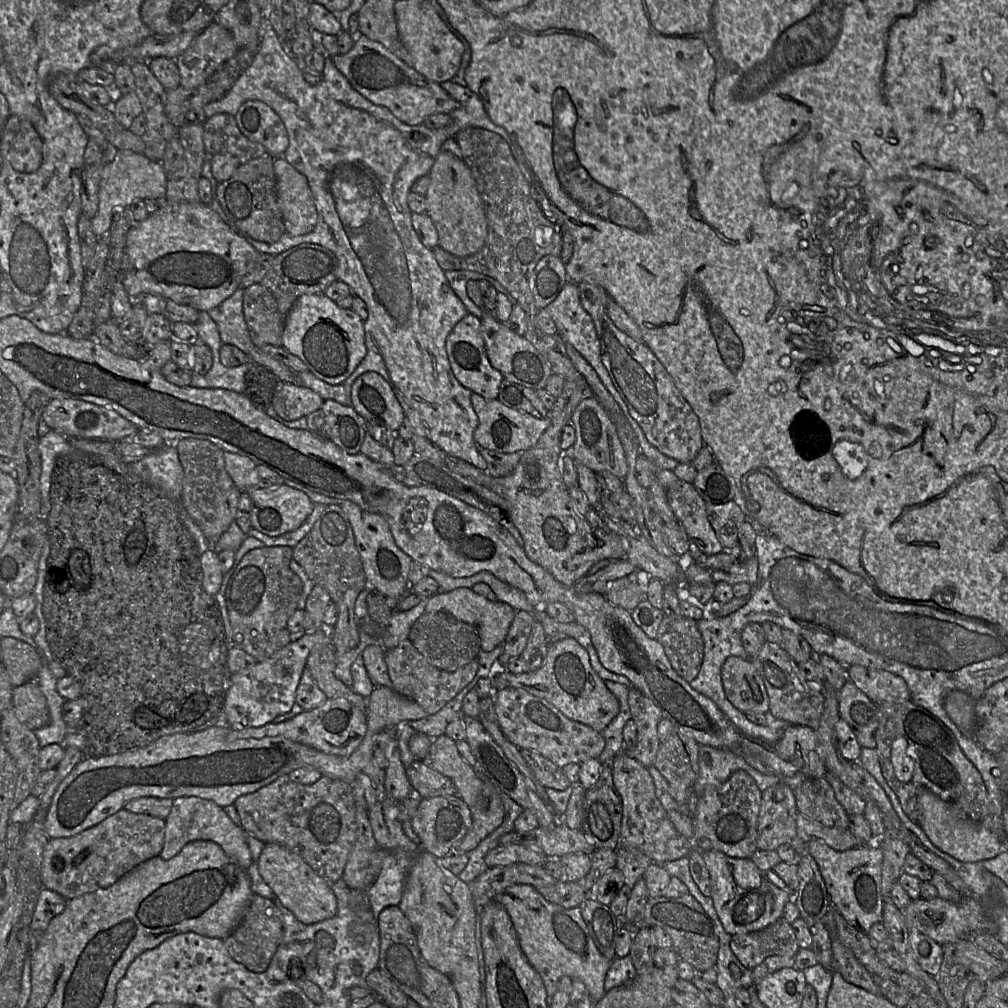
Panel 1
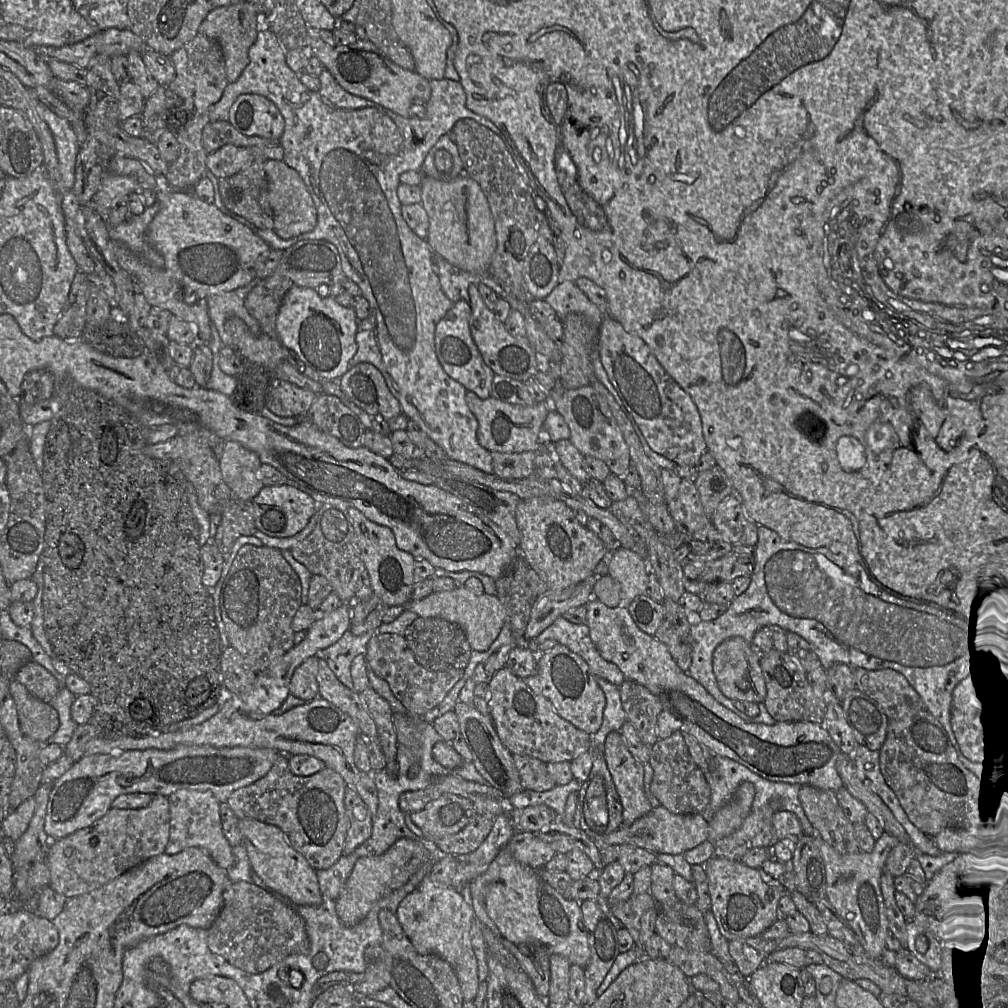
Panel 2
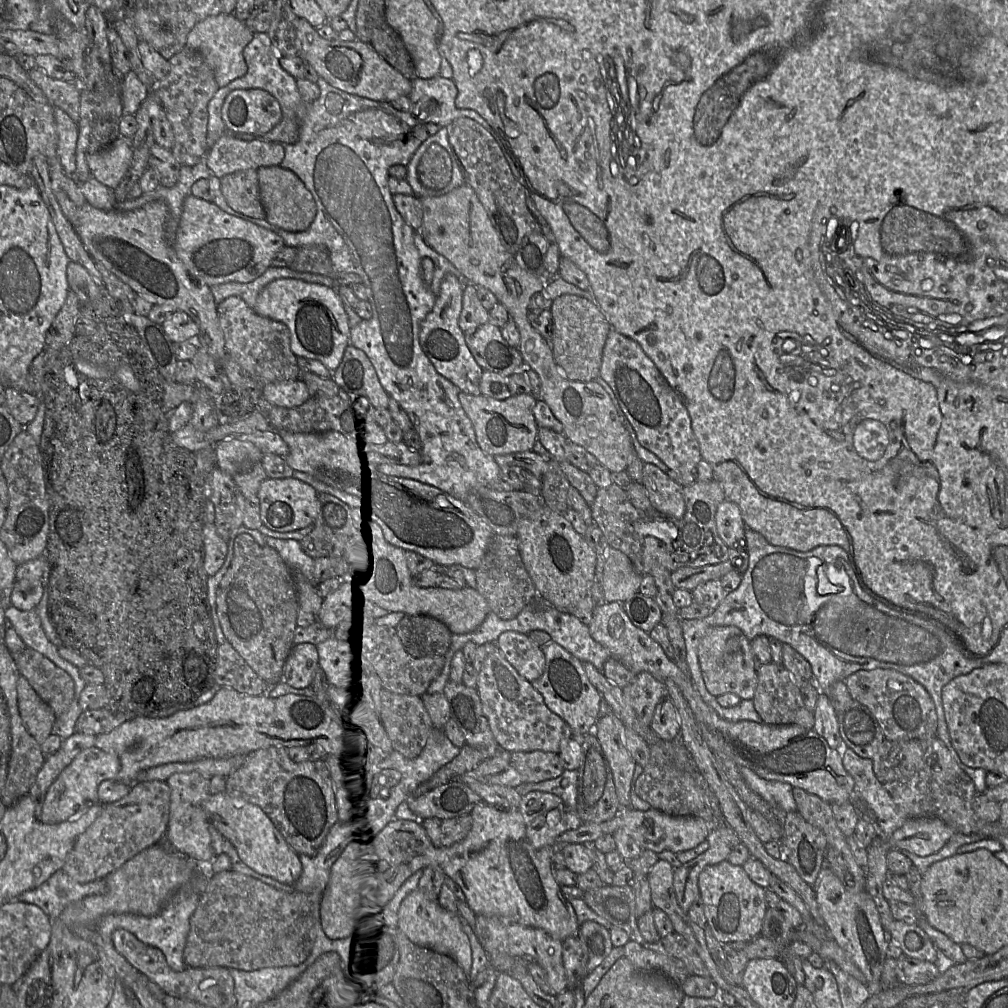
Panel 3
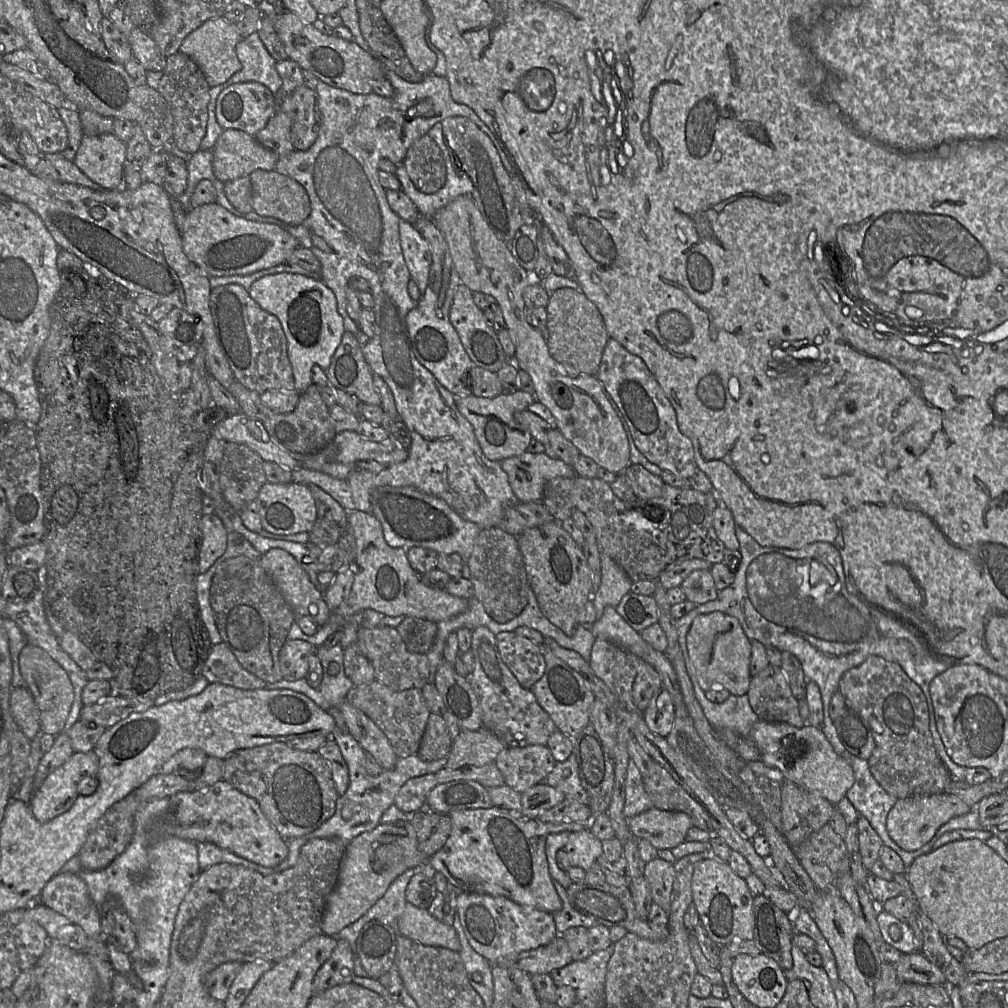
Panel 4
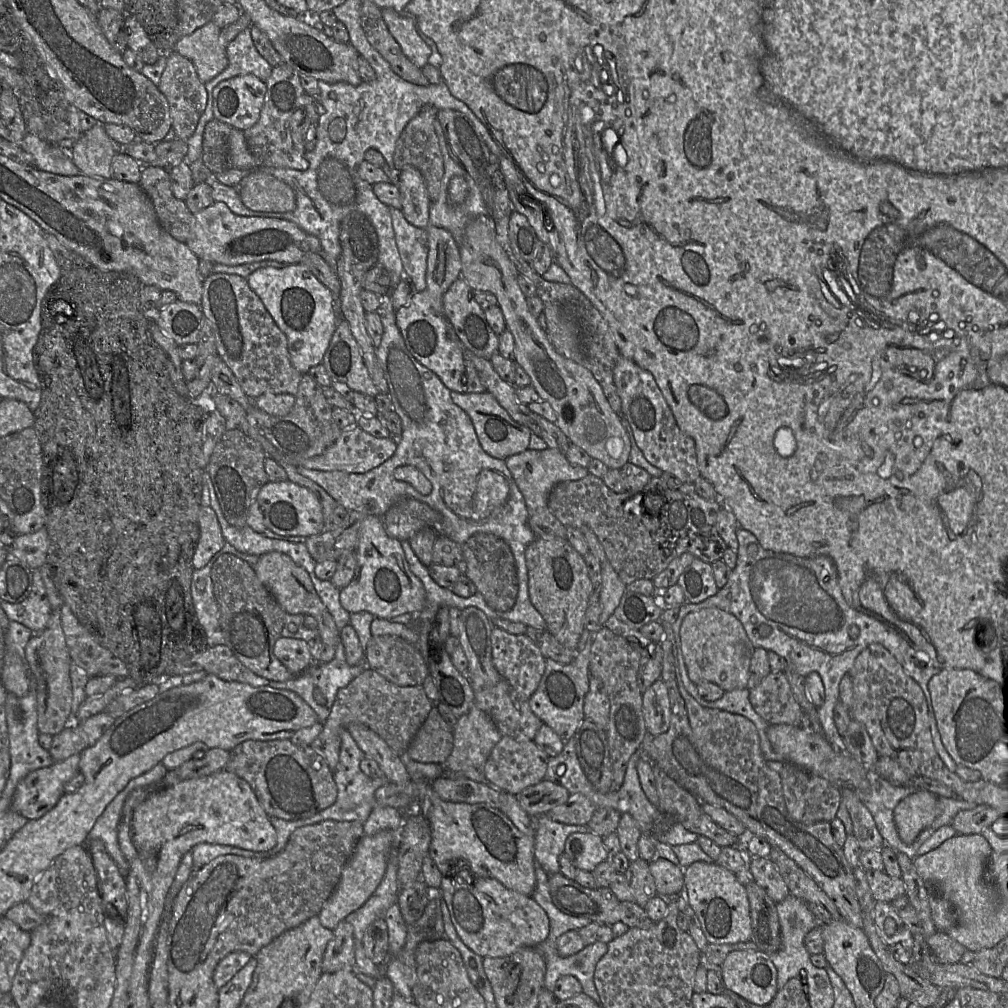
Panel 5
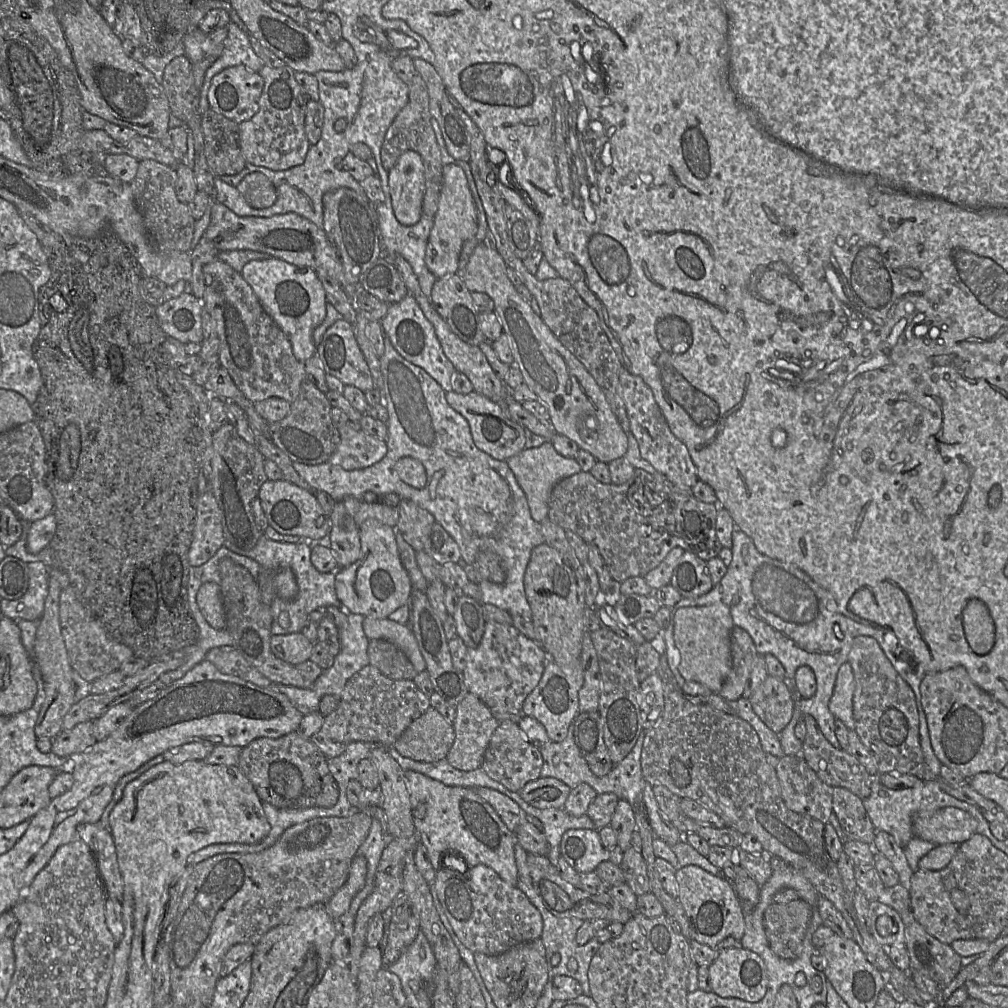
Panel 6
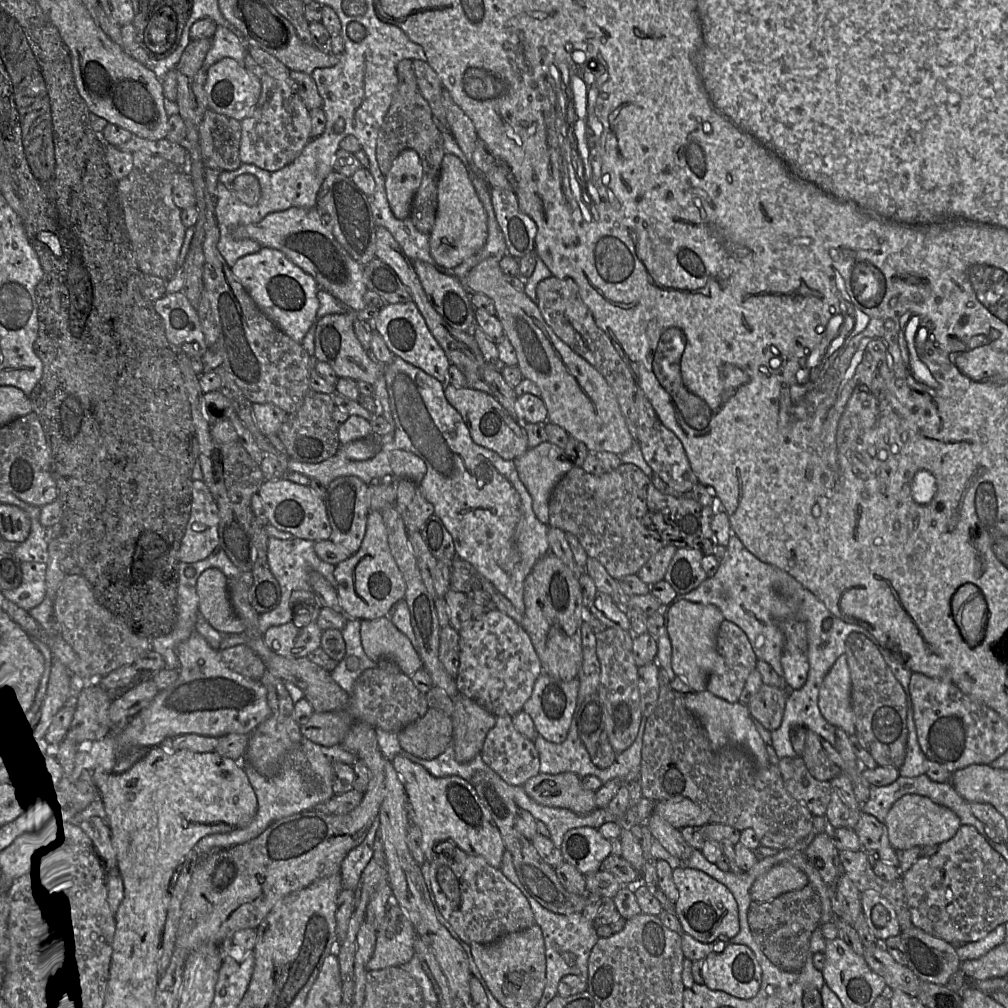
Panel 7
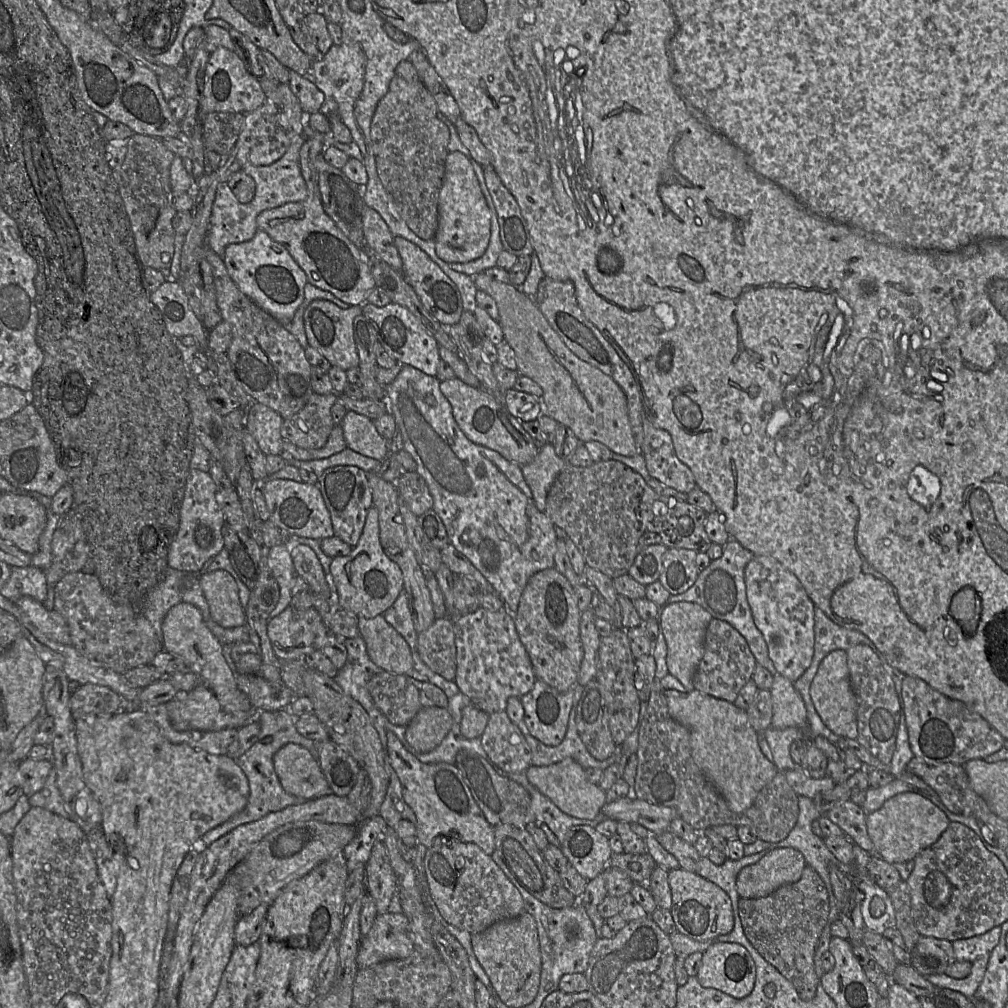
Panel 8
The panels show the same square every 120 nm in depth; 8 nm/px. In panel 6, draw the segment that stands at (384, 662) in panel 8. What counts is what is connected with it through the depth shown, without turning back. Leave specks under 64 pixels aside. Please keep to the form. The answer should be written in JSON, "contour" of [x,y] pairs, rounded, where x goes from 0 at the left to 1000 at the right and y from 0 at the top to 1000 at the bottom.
{"contour":[[[362,612],[360,626],[366,635],[380,634],[394,641],[405,652],[414,667],[422,666],[422,656],[406,620],[385,613]]]}

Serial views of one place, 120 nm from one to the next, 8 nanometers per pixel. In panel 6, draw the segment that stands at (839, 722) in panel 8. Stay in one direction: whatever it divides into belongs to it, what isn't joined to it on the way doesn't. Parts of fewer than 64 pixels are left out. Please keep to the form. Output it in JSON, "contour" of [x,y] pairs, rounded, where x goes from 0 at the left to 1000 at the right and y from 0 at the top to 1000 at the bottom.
{"contour":[[[842,657],[835,659],[831,665],[822,704],[828,713],[835,715],[842,724],[848,724],[846,709],[846,688],[848,685],[847,670]]]}

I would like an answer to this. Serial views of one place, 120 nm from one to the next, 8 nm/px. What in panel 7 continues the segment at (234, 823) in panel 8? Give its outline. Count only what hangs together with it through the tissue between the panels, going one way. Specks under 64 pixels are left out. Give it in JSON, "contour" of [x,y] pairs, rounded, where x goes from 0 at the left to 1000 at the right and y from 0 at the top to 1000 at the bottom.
{"contour":[[[300,732],[298,738],[306,760],[311,767],[310,771],[299,769],[294,763],[281,763],[274,770],[264,771],[258,768],[242,753],[238,755],[247,777],[255,792],[255,806],[253,812],[242,821],[220,827],[209,827],[199,831],[192,839],[192,844],[202,850],[212,844],[242,837],[261,826],[271,815],[301,805],[311,804],[331,790],[329,779],[331,773],[331,757],[337,756],[350,760],[354,751],[341,743],[338,739],[321,741]]]}

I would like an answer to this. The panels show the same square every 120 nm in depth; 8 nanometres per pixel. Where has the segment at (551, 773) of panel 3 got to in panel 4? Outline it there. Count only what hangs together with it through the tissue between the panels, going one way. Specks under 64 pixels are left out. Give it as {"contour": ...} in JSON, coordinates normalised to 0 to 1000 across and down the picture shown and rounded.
{"contour":[[[538,739],[501,741],[491,754],[501,779],[515,787],[537,778],[552,757],[546,744]]]}

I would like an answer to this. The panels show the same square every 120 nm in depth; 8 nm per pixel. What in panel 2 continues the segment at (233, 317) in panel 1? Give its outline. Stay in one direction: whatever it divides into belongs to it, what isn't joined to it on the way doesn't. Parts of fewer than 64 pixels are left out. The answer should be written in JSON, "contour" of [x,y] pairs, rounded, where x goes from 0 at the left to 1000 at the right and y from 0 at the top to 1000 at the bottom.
{"contour":[[[252,276],[247,282],[236,287],[208,293],[205,296],[206,312],[210,321],[215,326],[222,343],[230,343],[230,335],[222,326],[223,318],[230,313],[240,316],[252,331],[259,330],[256,318],[250,314],[242,304],[246,291],[257,281]]]}

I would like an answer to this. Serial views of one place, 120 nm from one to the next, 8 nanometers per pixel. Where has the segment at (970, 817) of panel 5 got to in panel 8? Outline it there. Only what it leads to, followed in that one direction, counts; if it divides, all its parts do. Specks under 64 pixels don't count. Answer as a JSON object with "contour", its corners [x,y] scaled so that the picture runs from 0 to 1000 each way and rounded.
{"contour":[[[897,786],[881,793],[876,800],[859,810],[860,824],[868,843],[877,854],[888,857],[906,853],[918,841],[926,838],[943,814],[918,791]]]}

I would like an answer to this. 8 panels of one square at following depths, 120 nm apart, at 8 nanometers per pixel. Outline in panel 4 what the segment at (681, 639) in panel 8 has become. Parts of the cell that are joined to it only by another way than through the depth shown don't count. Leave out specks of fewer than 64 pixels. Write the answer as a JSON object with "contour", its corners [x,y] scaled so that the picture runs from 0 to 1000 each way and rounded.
{"contour":[[[711,606],[694,609],[688,615],[681,636],[684,654],[697,686],[714,682],[729,690],[742,688],[745,636],[730,613]]]}

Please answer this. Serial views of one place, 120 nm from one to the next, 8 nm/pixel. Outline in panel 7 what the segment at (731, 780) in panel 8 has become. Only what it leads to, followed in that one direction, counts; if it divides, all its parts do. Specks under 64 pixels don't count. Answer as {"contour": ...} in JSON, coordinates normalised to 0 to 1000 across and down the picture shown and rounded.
{"contour":[[[702,685],[680,688],[677,695],[697,719],[707,742],[716,742],[721,738],[733,739],[746,748],[752,762],[756,763],[764,758],[760,738],[752,727],[740,699],[734,696],[724,697]]]}

